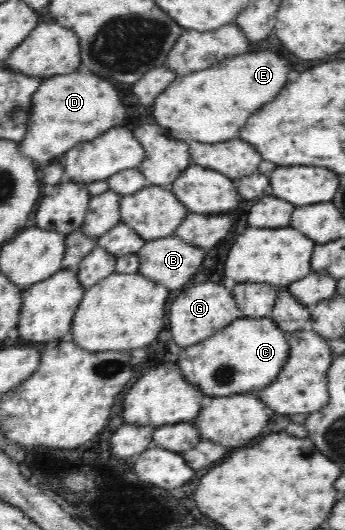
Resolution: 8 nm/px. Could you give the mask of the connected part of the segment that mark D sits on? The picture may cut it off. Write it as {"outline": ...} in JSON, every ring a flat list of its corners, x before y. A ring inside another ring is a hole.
{"outline":[[92,71,53,75,43,79,38,91,32,95,28,132,17,146,20,147,20,153,32,159,37,169,44,168,62,159,76,144,92,141,104,131,122,125,124,117,126,109,116,87,108,81,102,81]]}

